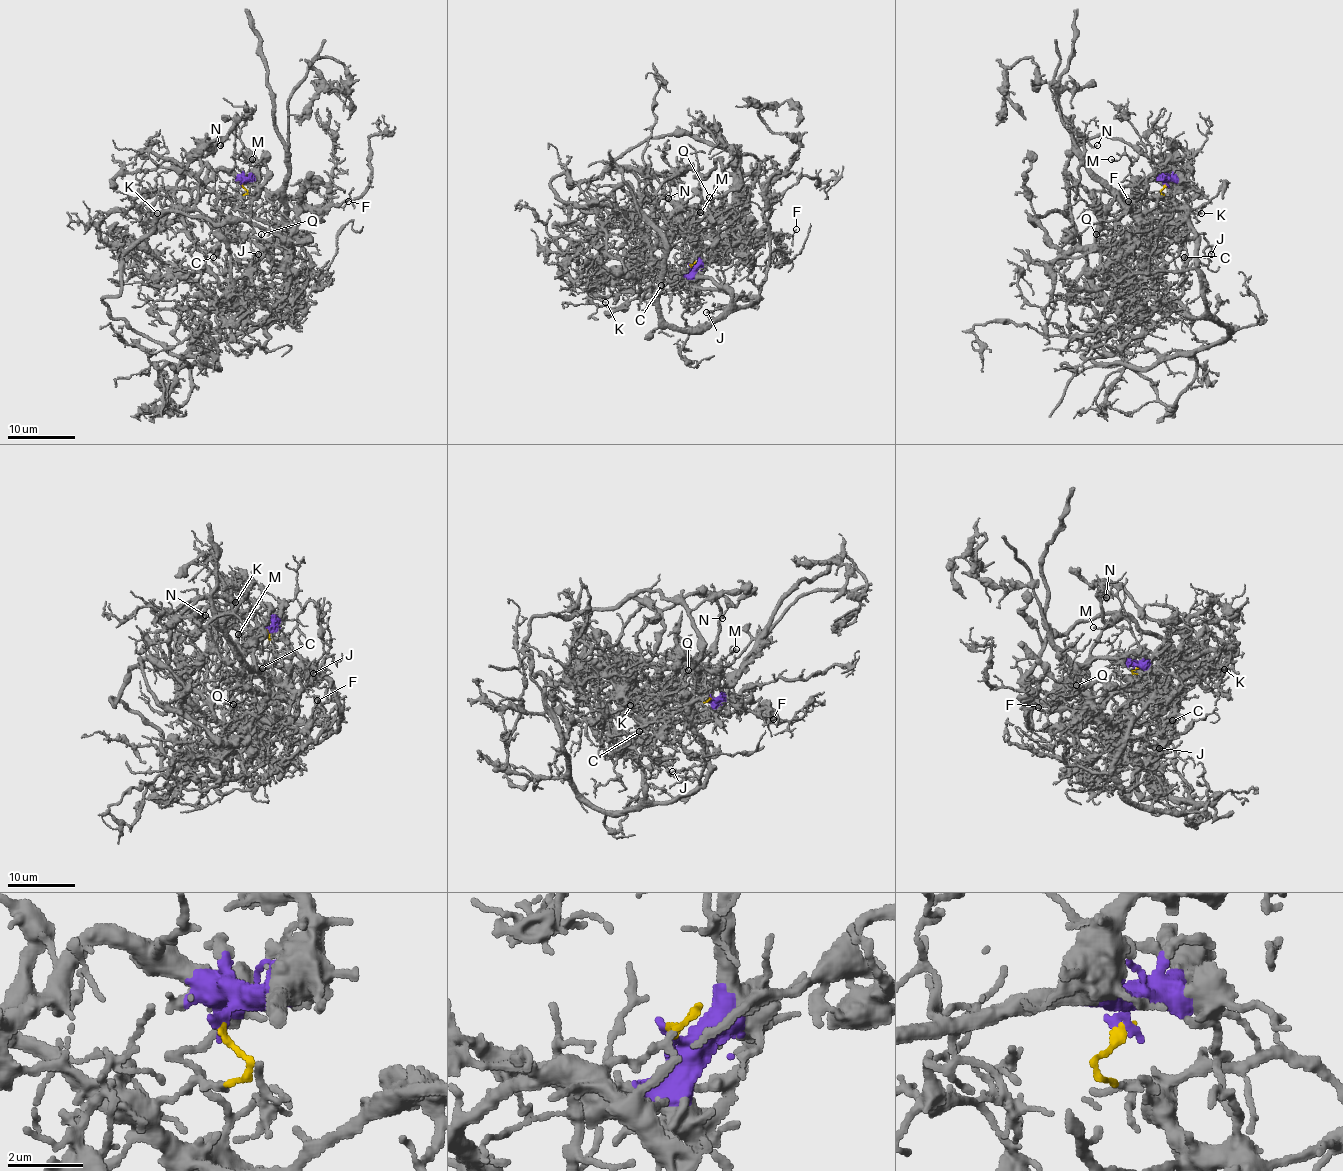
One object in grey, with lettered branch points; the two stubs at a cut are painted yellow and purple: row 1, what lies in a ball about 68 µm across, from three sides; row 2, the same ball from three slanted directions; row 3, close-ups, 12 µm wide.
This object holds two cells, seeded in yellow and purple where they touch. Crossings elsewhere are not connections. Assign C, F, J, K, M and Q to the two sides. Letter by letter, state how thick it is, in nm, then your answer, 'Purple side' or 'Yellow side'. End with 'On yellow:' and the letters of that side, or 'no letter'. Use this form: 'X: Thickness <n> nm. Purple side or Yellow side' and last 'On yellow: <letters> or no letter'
C: Thickness 150 nm. Yellow side
F: Thickness 100 nm. Purple side
J: Thickness 160 nm. Yellow side
K: Thickness 140 nm. Yellow side
M: Thickness 150 nm. Purple side
Q: Thickness 190 nm. Purple side
On yellow: C, J, K

